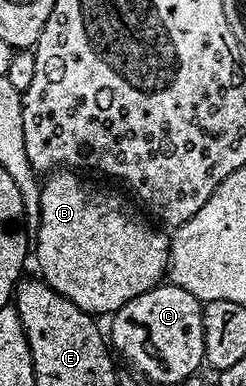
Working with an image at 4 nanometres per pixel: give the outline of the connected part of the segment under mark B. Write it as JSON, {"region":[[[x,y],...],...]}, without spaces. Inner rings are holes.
{"region":[[[58,168],[45,175],[41,183],[40,232],[38,266],[40,277],[60,296],[72,300],[84,312],[95,316],[113,315],[128,300],[148,292],[167,277],[170,265],[170,238],[157,230],[157,225],[149,226],[124,199],[110,190],[101,190],[82,178],[77,178],[70,168]]]}

